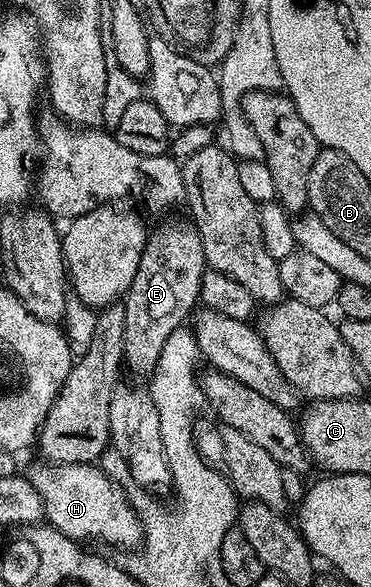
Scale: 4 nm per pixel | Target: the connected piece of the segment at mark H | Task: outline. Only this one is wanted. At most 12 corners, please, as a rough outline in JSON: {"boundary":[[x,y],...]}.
{"boundary":[[96,464],[26,474],[47,525],[132,552],[144,524]]}

